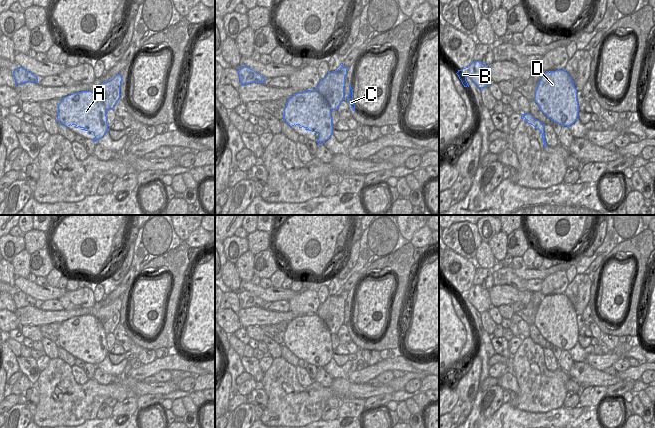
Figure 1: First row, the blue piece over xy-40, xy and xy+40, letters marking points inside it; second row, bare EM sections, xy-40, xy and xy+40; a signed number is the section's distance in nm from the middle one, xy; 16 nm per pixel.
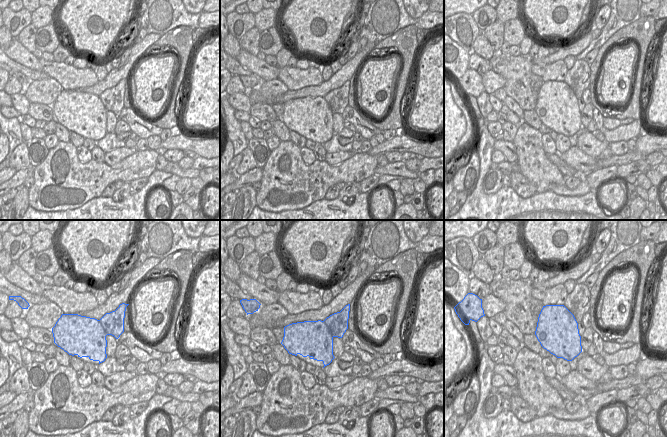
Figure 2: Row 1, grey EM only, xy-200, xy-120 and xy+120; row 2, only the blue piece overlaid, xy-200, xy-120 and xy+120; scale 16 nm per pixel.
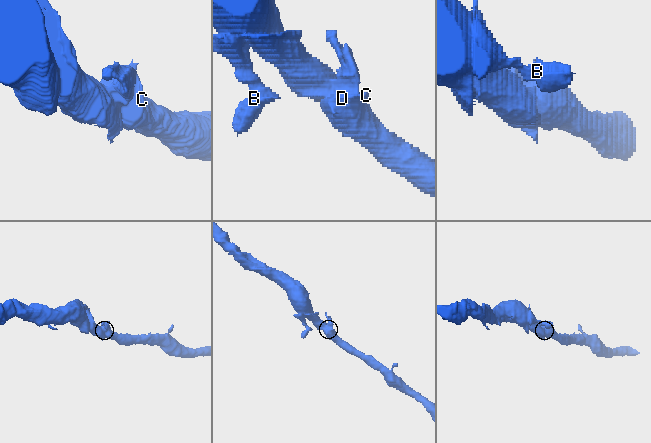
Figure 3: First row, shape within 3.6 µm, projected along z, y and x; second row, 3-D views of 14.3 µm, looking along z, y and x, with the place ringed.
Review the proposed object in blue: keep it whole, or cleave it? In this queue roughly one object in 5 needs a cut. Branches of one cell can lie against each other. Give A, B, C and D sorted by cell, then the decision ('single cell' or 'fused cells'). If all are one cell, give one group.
groups A B C D; single cell

